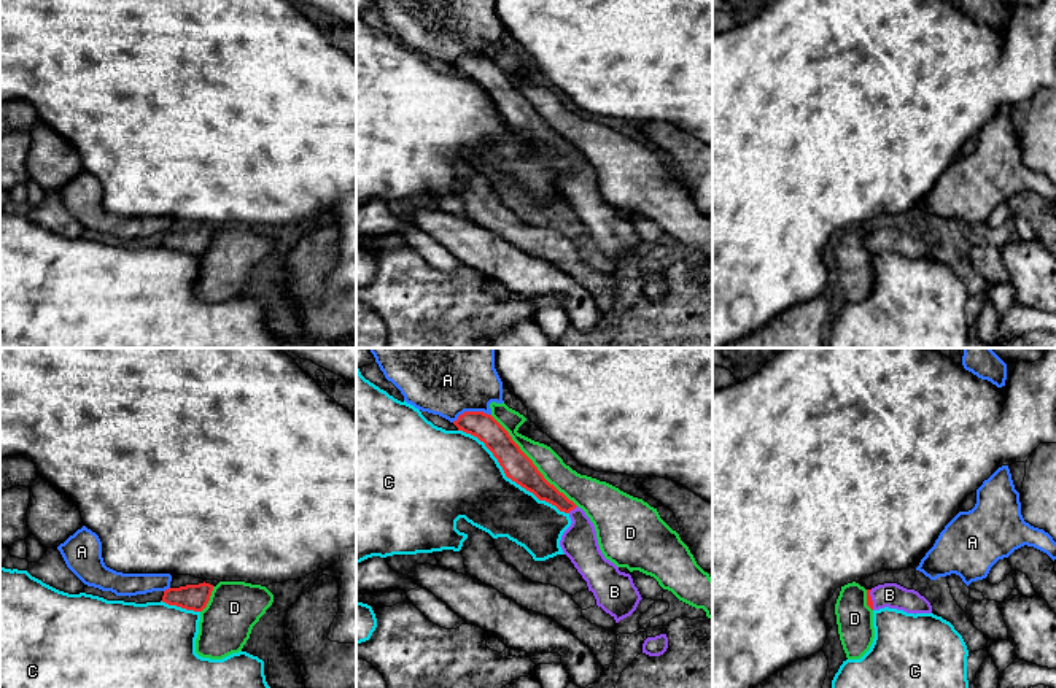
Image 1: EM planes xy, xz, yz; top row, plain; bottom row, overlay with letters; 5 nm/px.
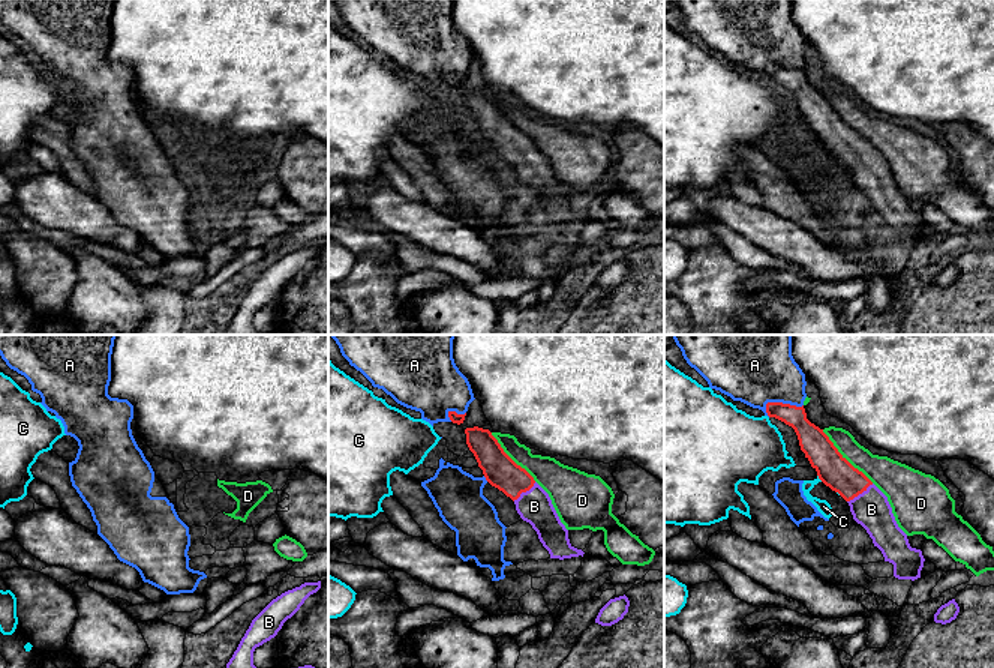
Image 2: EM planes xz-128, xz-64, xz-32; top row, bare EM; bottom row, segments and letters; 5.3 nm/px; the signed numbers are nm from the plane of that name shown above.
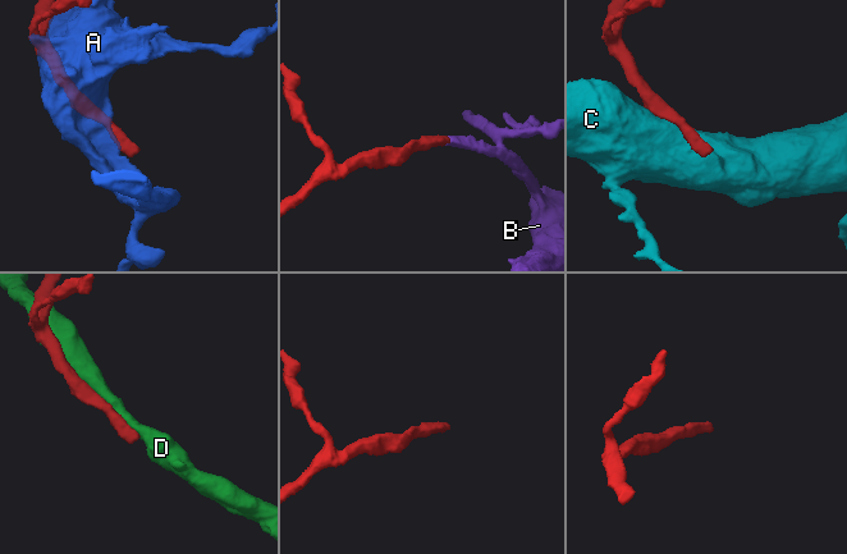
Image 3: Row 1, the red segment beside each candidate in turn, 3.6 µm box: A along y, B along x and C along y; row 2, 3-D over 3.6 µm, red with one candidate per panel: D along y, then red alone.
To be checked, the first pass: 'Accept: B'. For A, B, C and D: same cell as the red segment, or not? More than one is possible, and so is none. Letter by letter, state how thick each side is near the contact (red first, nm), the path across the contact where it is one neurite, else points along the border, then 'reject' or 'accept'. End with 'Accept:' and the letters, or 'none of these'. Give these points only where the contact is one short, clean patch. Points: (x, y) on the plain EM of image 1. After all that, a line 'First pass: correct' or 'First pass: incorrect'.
A: calibres 140 and 300 nm; reject
B: calibres 110 and 180 nm; way xz (531, 124), (571, 153), (579, 162), (579, 186); accept
C: calibres 150 and 400 nm; reject
D: calibres 150 and 140 nm; reject
Accept: B
First pass: correct

